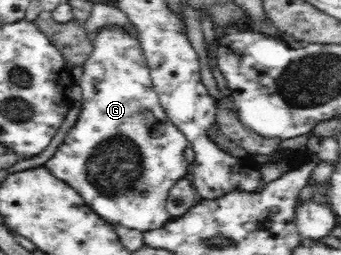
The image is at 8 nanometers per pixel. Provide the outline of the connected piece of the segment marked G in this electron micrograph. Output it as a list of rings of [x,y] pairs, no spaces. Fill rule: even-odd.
[[[108,25],[101,27],[97,31],[93,41],[92,55],[90,55],[90,59],[84,63],[83,69],[84,71],[82,71],[81,82],[79,84],[82,89],[79,116],[75,124],[64,136],[62,144],[59,145],[54,155],[43,164],[43,167],[51,171],[52,176],[70,184],[70,187],[73,187],[81,195],[84,204],[88,205],[108,223],[118,223],[118,225],[122,225],[122,227],[138,229],[138,231],[141,232],[160,229],[172,219],[165,207],[167,205],[170,189],[172,189],[172,186],[178,179],[189,177],[190,164],[186,162],[184,158],[184,151],[186,151],[186,147],[188,147],[190,143],[188,143],[186,136],[170,121],[162,104],[160,104],[160,100],[158,99],[159,95],[153,88],[153,79],[150,75],[150,69],[148,68],[144,51],[138,38],[130,36],[128,32],[124,32],[119,26]]]

